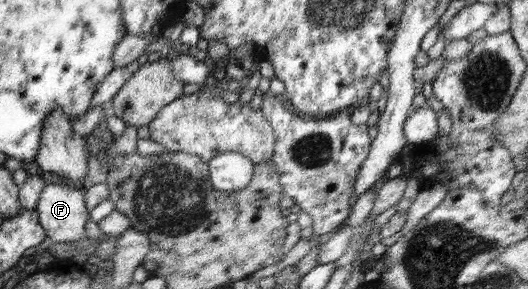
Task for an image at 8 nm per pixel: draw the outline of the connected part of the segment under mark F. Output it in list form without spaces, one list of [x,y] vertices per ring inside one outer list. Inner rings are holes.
[[[44,184],[36,211],[41,226],[54,242],[76,242],[86,236],[89,214],[83,192],[70,185]]]

